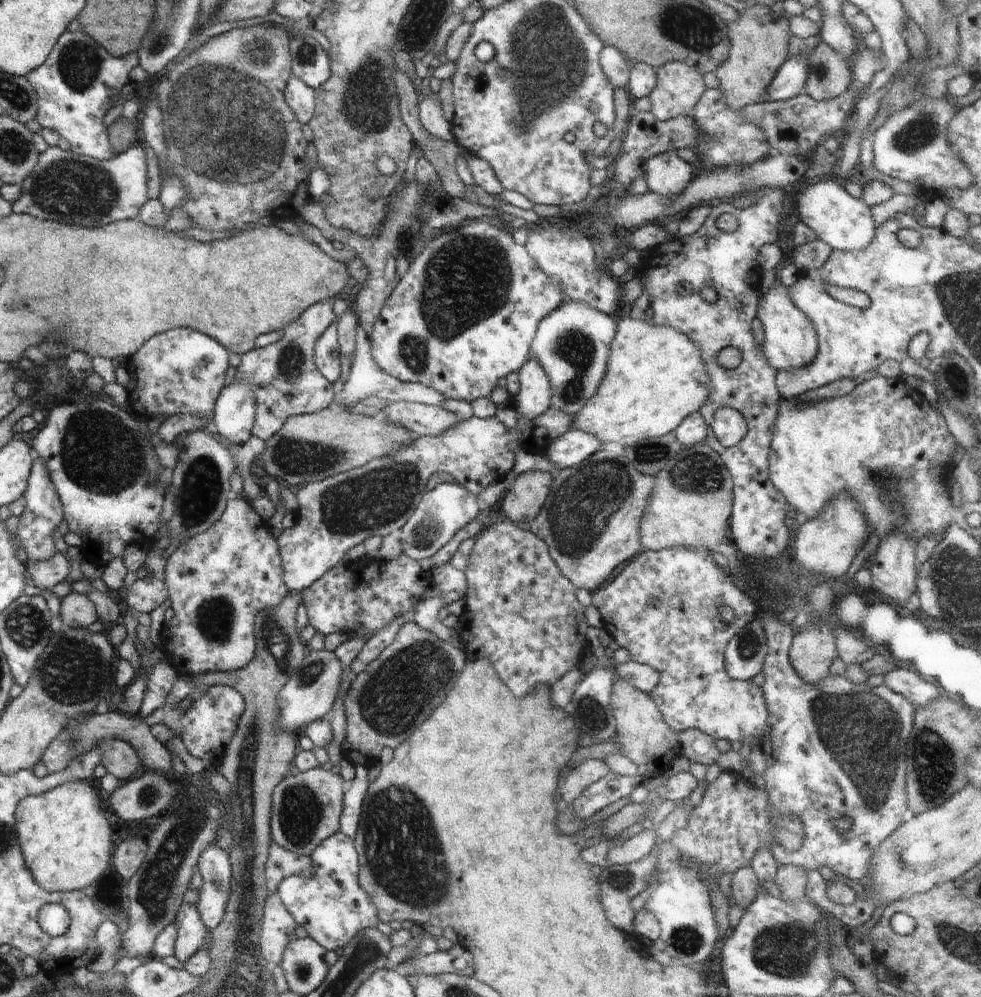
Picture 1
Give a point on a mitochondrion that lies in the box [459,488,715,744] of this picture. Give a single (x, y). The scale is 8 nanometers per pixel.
(593, 716)

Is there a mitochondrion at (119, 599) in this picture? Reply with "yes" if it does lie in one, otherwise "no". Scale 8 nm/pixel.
no

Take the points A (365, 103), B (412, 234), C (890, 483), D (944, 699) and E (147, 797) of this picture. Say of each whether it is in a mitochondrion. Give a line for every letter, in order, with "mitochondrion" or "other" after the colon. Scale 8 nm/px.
A: mitochondrion
B: mitochondrion
C: mitochondrion
D: other
E: mitochondrion

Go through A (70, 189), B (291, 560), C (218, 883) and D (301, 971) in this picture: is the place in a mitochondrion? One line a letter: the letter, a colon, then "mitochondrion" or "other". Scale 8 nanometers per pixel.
A: mitochondrion
B: other
C: mitochondrion
D: mitochondrion

